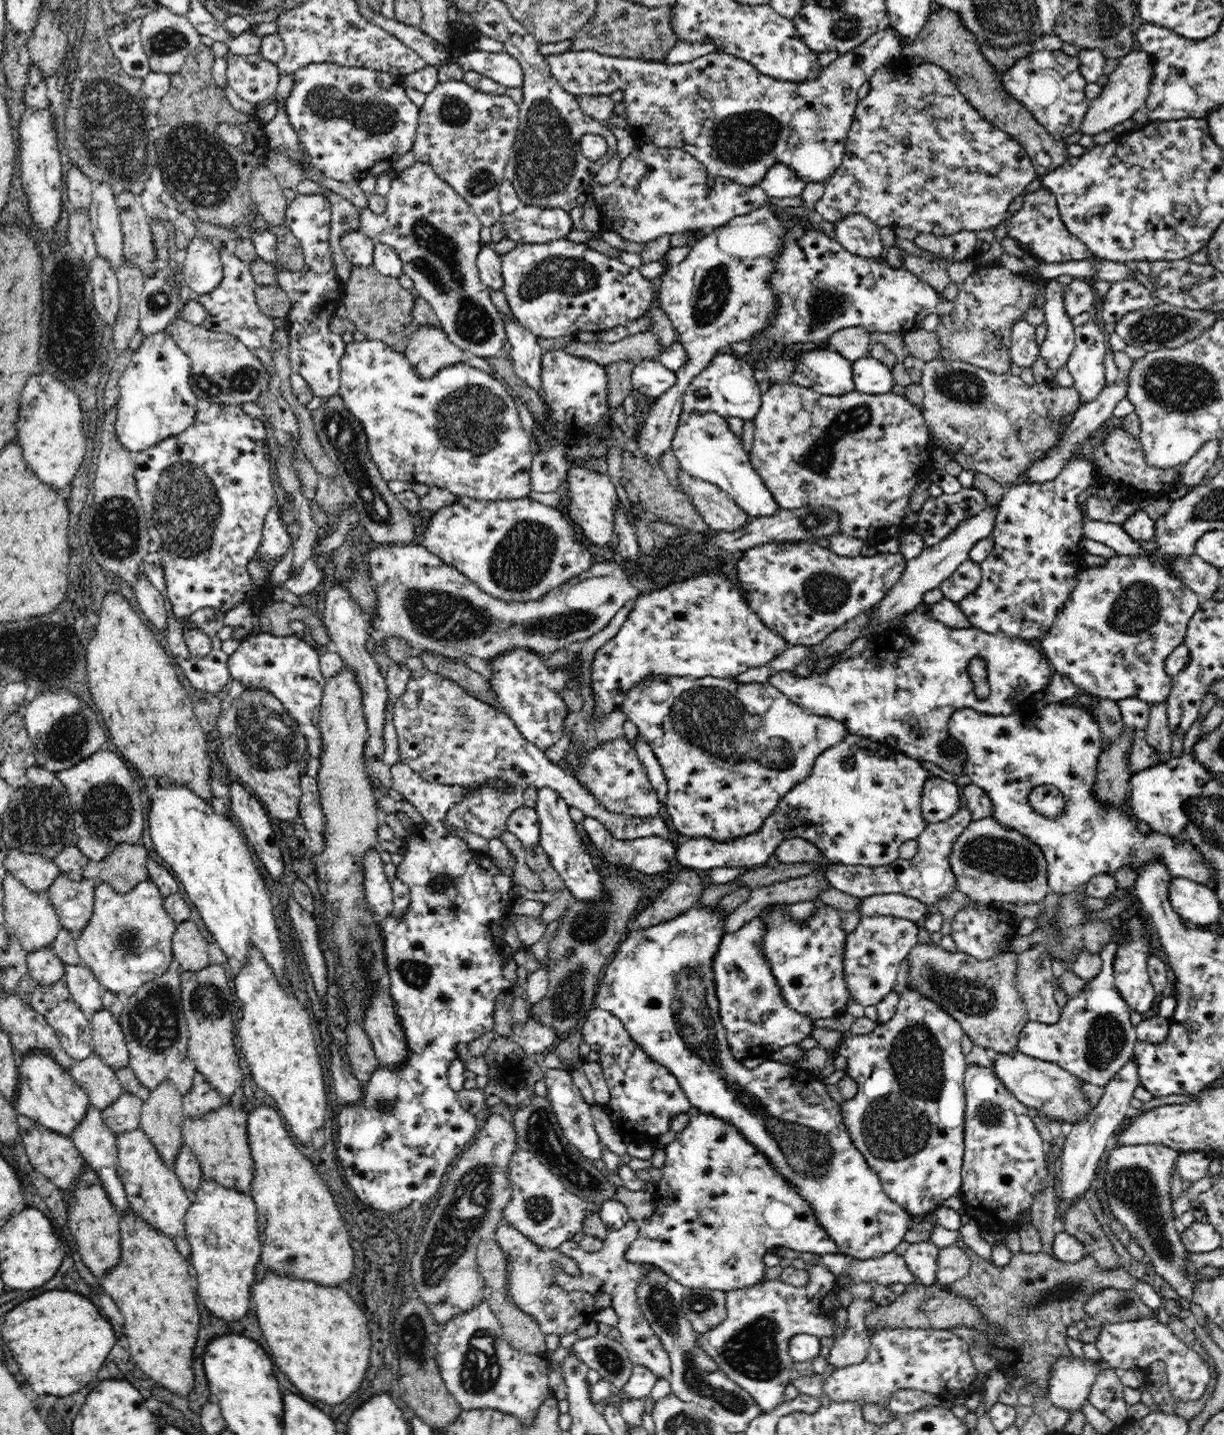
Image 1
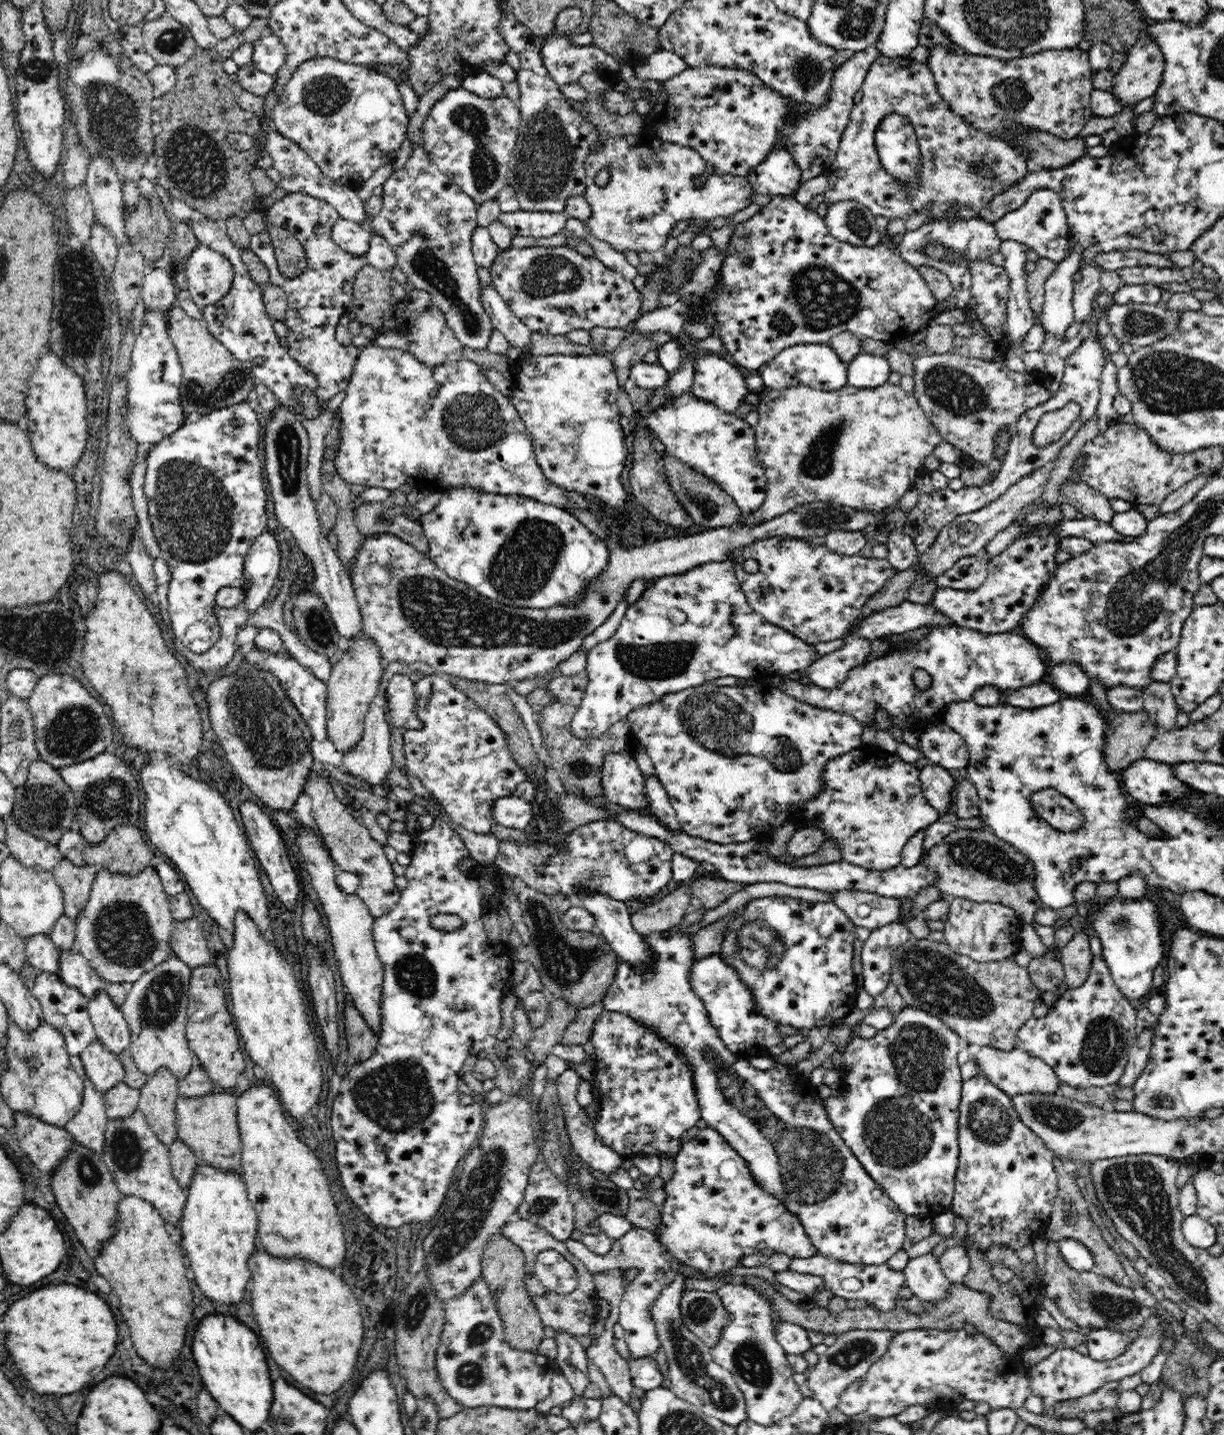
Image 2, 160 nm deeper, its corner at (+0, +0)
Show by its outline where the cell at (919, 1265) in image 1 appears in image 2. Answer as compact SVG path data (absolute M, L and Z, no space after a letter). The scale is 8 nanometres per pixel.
M931 1252L908 1261L908 1266L901 1270L905 1284L921 1302L942 1302L948 1296L951 1282L942 1272L939 1259Z

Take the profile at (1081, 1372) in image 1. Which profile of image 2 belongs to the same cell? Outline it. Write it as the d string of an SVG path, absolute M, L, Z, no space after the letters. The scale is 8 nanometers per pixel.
M1156 1313L1150 1314L1138 1329L1136 1340L1126 1347L1126 1350L1112 1360L1095 1360L1089 1355L1083 1355L1080 1351L1071 1348L1057 1348L1052 1354L1044 1358L1035 1367L1029 1369L1021 1367L1018 1372L1010 1370L1008 1354L1000 1350L992 1340L989 1340L984 1334L974 1334L968 1336L964 1329L960 1330L938 1330L938 1329L916 1329L901 1331L892 1340L890 1347L884 1356L880 1357L866 1372L866 1375L856 1383L850 1384L838 1400L837 1409L846 1416L851 1417L854 1414L869 1414L879 1418L888 1418L897 1416L904 1412L909 1406L924 1406L929 1412L956 1412L958 1404L964 1400L975 1400L976 1402L986 1402L992 1410L1000 1408L1011 1408L1018 1410L1024 1406L1026 1398L1029 1396L1041 1396L1041 1398L1050 1397L1056 1401L1066 1401L1068 1399L1077 1399L1081 1396L1090 1394L1094 1389L1104 1386L1112 1381L1119 1381L1126 1376L1138 1374L1144 1370L1148 1364L1152 1364L1154 1356L1160 1350L1163 1337L1162 1321L1165 1318Z

